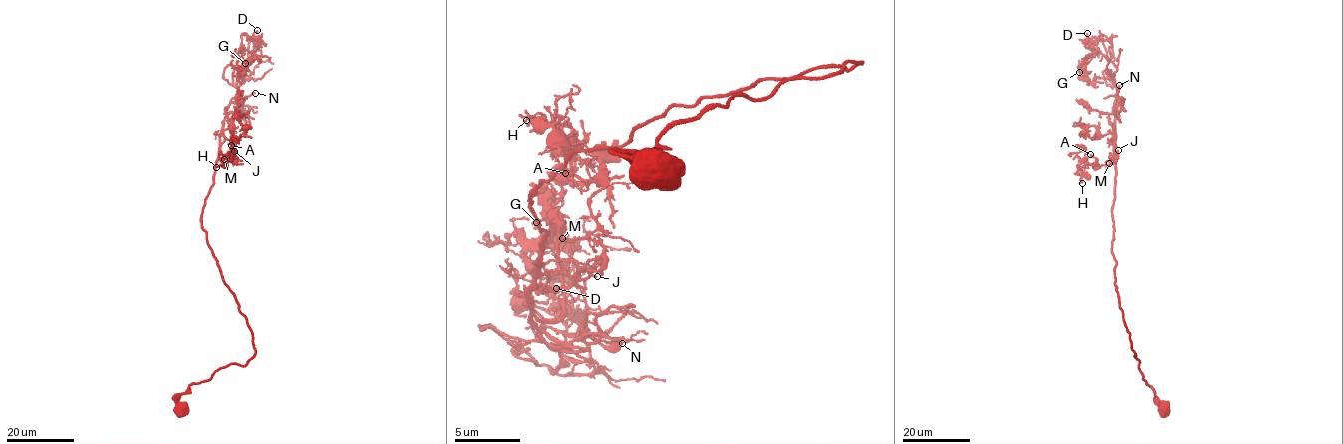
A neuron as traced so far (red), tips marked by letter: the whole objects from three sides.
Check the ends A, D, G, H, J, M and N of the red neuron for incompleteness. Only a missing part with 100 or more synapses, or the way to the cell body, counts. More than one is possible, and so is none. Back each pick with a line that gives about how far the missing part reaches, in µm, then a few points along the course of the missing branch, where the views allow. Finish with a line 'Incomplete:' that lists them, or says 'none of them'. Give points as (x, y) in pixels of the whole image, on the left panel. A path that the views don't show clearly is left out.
Incomplete: none of them

